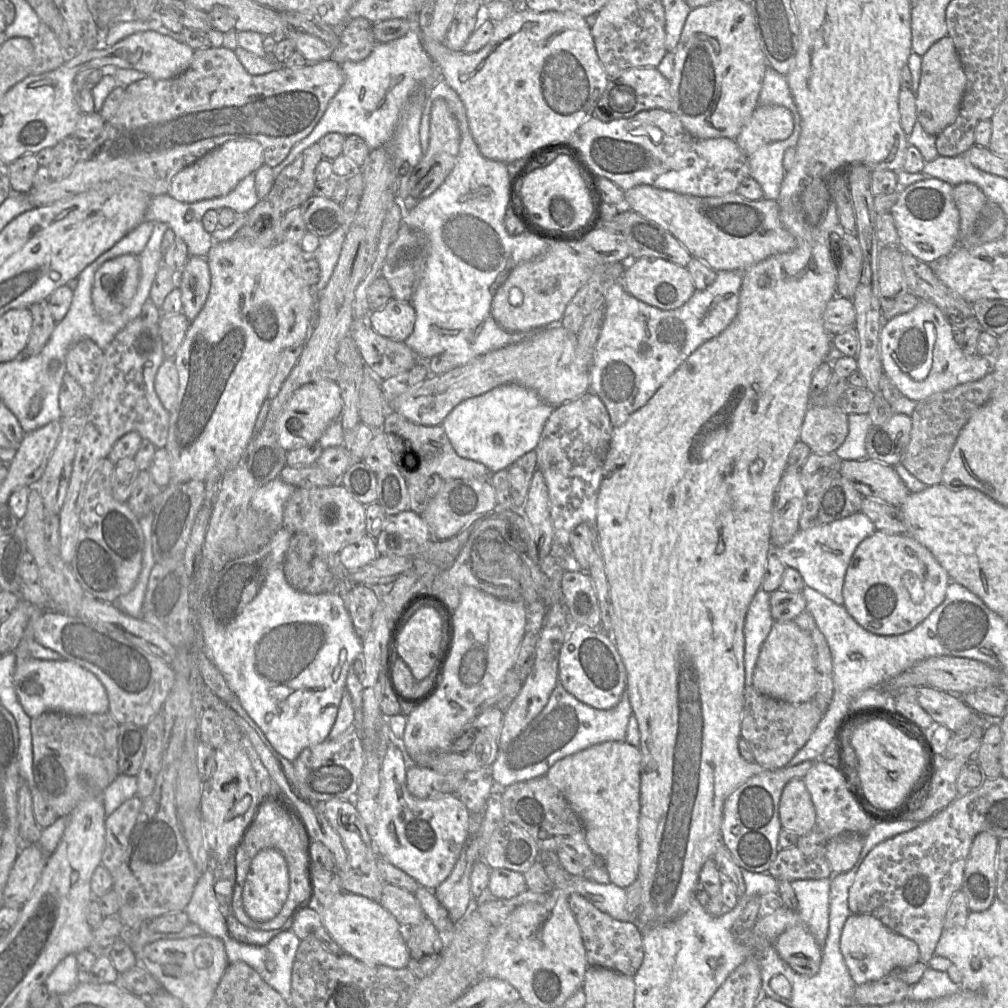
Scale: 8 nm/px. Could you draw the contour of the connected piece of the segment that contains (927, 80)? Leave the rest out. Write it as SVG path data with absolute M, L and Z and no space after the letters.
M945 36L921 57L921 76L916 92L917 121L930 135L937 136L956 118L966 88L966 76L952 39Z

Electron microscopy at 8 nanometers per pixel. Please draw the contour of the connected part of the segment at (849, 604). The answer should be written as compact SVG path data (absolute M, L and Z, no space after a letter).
M877 530L856 548L846 570L843 606L867 631L884 636L906 633L946 597L951 579L933 554L908 534Z

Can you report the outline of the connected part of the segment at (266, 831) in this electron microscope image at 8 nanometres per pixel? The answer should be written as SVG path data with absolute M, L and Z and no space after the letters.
M266 804L260 809L256 820L246 830L240 844L243 845L244 850L252 859L263 849L274 848L279 850L287 862L290 887L288 898L279 914L269 921L260 923L255 922L249 917L243 904L243 891L241 889L235 889L234 885L233 912L236 918L247 927L262 930L280 929L301 905L308 902L311 896L311 867L307 854L308 837L300 825L292 823L288 817L279 812L276 806Z

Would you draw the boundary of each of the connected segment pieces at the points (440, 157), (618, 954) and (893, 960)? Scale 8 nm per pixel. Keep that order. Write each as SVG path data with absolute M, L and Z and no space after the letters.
M436 99L430 112L429 146L421 161L413 168L408 182L409 196L422 200L434 193L453 170L460 146L459 125L447 103Z
M577 892L568 895L568 903L580 928L589 966L604 967L634 976L644 958L643 927L637 923L612 918Z
M850 914L842 929L840 950L856 985L878 980L920 960L918 945L913 940L891 930L870 914Z

